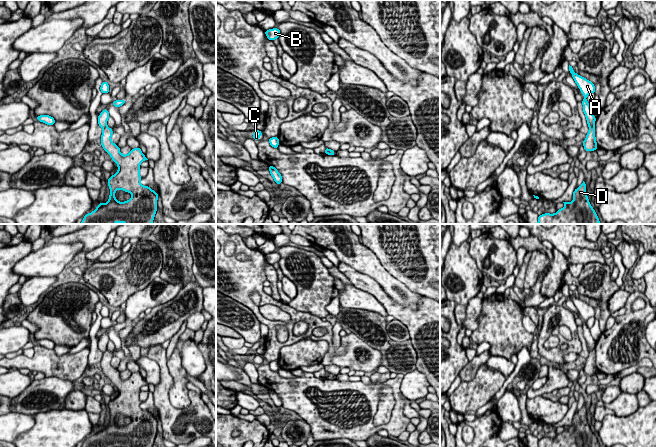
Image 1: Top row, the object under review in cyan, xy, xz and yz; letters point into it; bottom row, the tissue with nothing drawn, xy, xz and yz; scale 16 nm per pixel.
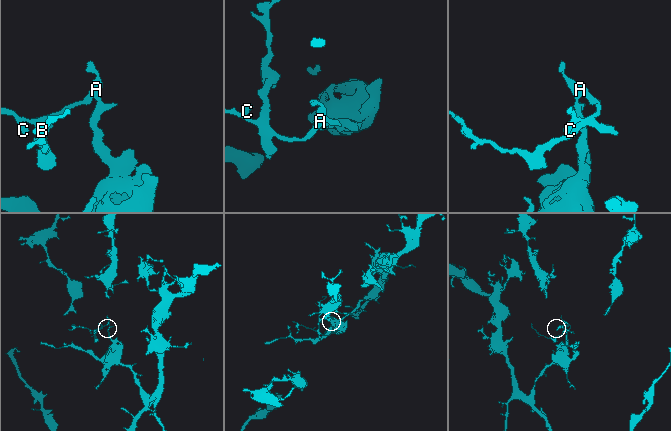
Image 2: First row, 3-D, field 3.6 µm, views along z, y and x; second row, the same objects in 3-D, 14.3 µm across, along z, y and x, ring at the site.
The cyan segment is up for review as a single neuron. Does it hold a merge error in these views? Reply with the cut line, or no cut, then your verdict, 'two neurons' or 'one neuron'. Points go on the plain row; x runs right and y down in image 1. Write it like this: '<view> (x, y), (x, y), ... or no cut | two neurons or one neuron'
yz (593, 349), (589, 352) | two neurons

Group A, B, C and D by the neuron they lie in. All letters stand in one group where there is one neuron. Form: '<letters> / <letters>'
A B C / D

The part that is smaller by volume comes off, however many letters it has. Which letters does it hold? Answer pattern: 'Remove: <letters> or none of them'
Remove: A, B, C

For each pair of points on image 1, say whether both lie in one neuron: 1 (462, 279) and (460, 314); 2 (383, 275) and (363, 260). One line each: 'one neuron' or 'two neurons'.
1: one neuron
2: one neuron

